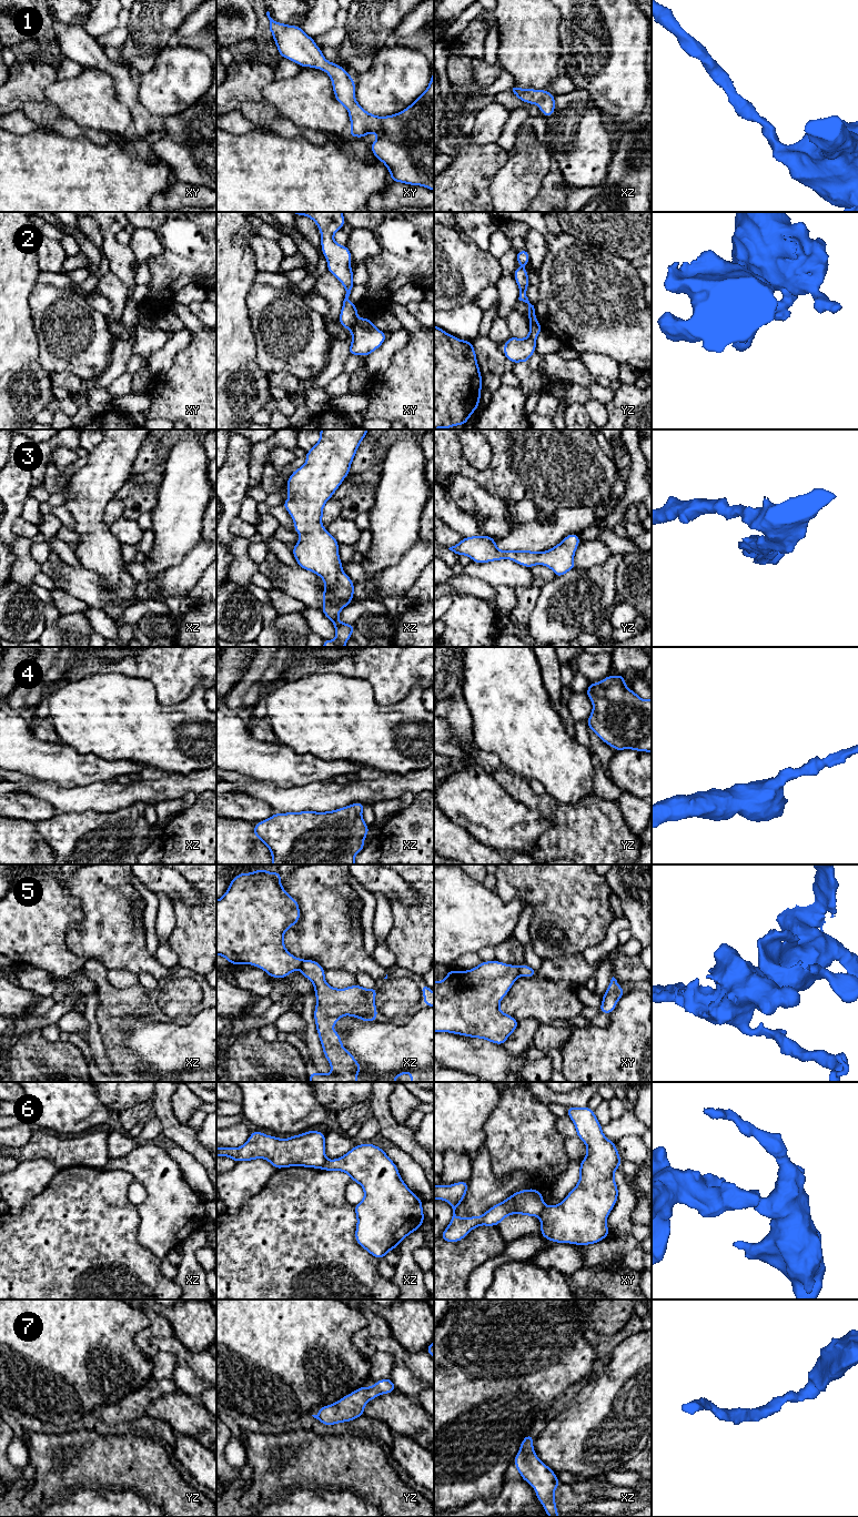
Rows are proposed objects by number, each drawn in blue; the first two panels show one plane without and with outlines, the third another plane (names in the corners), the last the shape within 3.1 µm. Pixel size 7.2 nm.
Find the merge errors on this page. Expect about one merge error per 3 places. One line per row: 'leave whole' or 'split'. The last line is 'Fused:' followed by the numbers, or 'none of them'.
1: leave whole
2: split
3: leave whole
4: leave whole
5: split
6: split
7: leave whole
Fused: 2, 5, 6

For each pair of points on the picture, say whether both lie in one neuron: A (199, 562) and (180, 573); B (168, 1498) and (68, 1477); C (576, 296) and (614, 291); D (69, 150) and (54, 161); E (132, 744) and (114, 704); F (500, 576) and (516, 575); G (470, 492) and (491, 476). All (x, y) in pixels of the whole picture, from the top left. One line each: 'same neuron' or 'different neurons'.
A: same neuron
B: same neuron
C: same neuron
D: same neuron
E: same neuron
F: same neuron
G: different neurons

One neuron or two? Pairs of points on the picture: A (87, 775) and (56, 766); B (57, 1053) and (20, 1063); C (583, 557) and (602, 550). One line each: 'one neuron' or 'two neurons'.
A: one neuron
B: one neuron
C: one neuron

